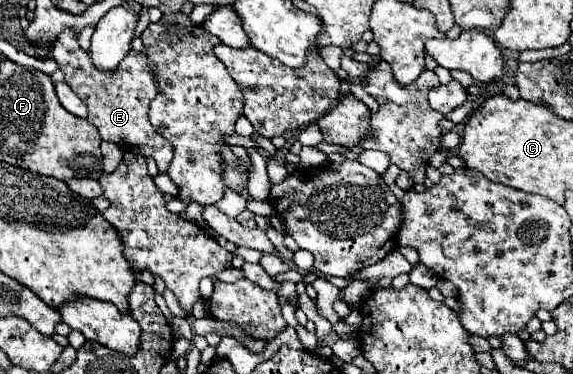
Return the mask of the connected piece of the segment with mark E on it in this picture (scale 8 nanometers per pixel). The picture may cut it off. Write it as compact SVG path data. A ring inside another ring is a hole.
M61 33L57 43L53 43L51 57L65 73L65 83L81 97L81 101L89 109L89 121L99 129L103 141L113 141L125 151L153 157L159 171L167 173L169 161L173 157L173 147L153 129L147 119L149 103L155 99L157 91L153 85L153 73L147 67L147 55L131 51L121 65L113 73L101 73L95 69L87 51L77 45L77 37L73 33Z

